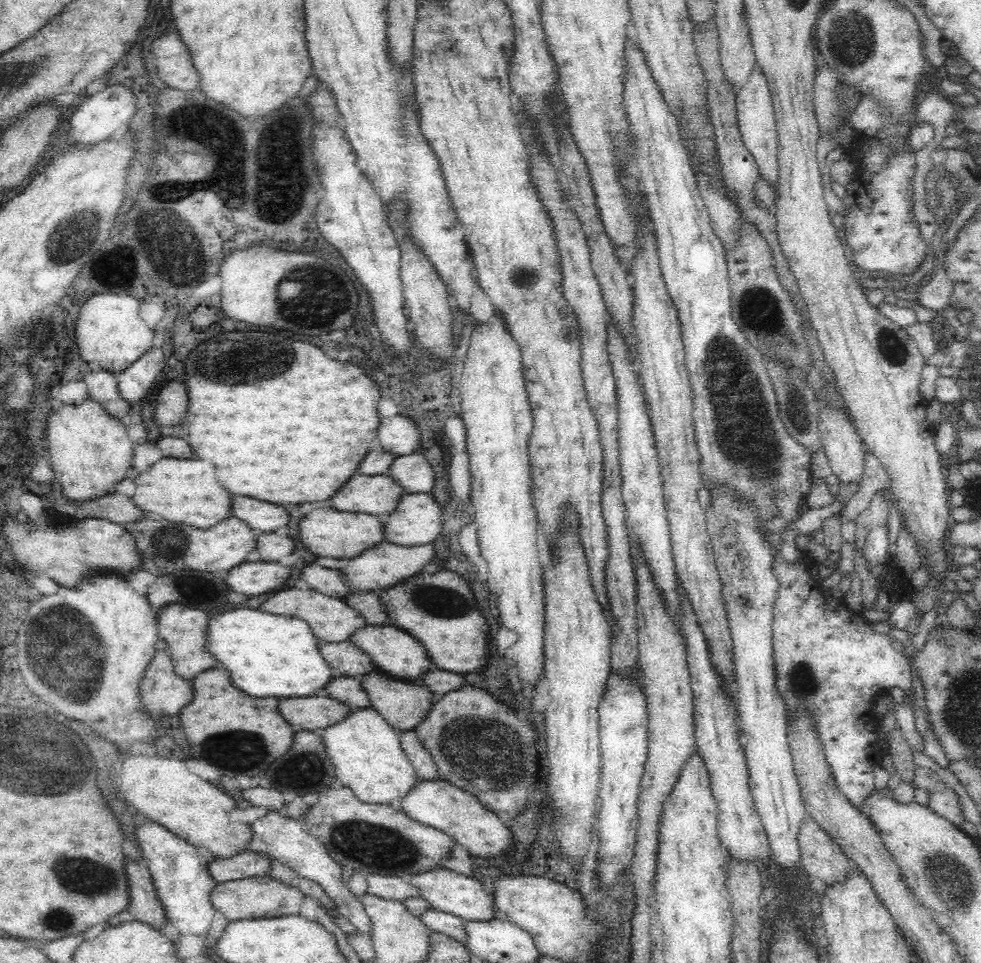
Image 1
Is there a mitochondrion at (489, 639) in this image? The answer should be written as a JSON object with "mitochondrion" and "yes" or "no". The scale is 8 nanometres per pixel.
{"mitochondrion":"no"}

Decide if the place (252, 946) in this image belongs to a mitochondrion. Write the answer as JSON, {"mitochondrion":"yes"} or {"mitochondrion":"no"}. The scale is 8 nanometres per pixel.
{"mitochondrion":"no"}

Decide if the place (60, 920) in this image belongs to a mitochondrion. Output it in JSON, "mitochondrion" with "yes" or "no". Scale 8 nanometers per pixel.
{"mitochondrion":"yes"}

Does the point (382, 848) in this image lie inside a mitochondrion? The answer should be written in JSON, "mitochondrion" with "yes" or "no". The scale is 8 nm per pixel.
{"mitochondrion":"yes"}

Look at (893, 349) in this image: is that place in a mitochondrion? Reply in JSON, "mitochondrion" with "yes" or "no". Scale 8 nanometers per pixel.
{"mitochondrion":"yes"}

